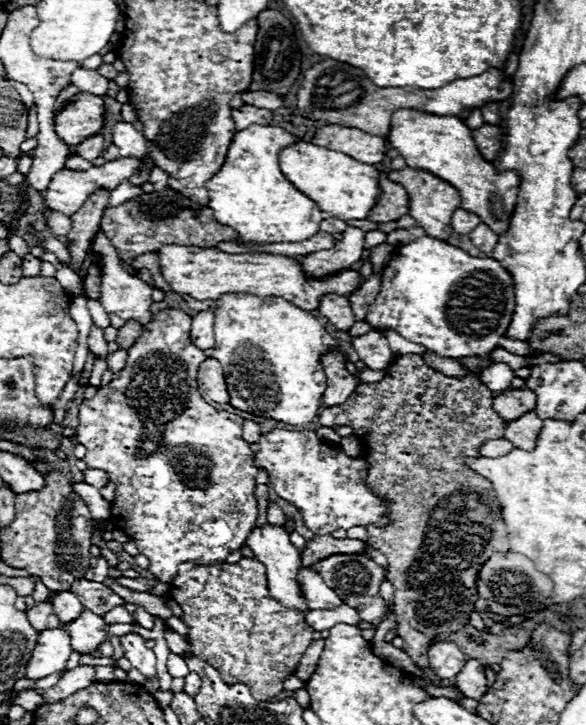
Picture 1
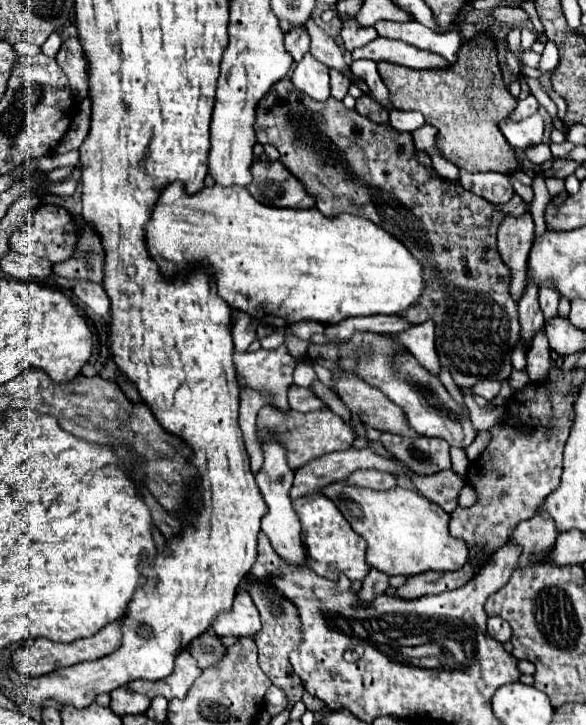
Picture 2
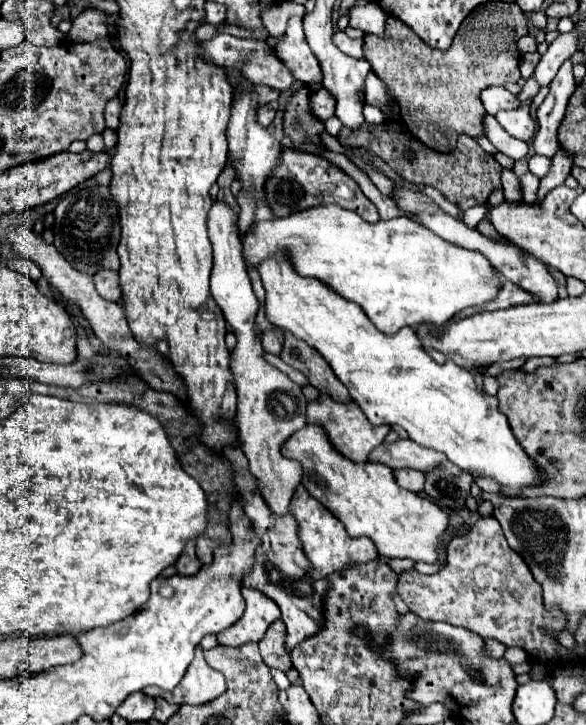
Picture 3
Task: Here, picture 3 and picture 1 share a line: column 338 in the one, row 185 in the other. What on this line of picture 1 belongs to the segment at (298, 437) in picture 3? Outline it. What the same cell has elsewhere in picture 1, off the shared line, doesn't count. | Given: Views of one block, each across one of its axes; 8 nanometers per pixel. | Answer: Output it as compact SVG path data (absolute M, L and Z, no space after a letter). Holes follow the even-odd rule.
M398 110L392 116L392 130L388 140L410 168L428 170L458 188L462 196L460 208L474 212L498 236L508 230L508 222L514 214L520 190L520 176L516 176L516 170L496 172L496 168L480 156L470 128L460 118L436 116L418 110Z

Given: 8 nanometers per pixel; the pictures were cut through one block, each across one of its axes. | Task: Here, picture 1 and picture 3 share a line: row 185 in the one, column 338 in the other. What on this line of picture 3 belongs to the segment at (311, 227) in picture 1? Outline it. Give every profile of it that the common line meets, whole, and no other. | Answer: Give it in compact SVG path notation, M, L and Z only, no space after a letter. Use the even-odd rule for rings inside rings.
M328 204L296 212L294 216L288 218L258 222L258 226L248 230L244 240L246 262L256 266L262 258L272 254L274 250L286 250L294 262L296 272L300 272L302 276L320 278L340 296L360 304L366 316L374 322L374 326L378 326L378 330L386 334L422 322L444 326L448 320L454 318L454 314L466 308L484 306L486 302L494 300L498 296L498 290L502 288L498 270L490 264L486 256L438 238L428 228L410 220L408 216L400 216L394 220L378 220L370 224L352 210Z

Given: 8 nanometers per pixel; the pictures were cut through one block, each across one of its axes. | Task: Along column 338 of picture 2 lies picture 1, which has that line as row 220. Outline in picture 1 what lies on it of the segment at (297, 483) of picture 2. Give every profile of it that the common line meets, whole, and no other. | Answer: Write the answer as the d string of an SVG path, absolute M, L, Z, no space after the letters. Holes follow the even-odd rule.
M458 208L458 212L454 212L454 216L452 216L452 228L454 228L454 232L460 234L460 236L468 234L468 232L474 230L478 224L480 224L480 218L478 218L476 214L472 214L472 212L462 210L462 208Z

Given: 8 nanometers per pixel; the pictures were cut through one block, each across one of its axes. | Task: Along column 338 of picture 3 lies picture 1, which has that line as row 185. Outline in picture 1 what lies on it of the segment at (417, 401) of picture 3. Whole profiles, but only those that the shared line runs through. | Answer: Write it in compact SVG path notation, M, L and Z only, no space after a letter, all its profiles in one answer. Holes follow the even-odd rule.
M310 142L286 148L286 152L282 152L282 170L288 180L300 188L300 192L318 202L322 212L328 212L344 222L366 220L380 194L380 172L374 166L358 164L358 160L342 156L342 152L330 152L328 148L318 148Z

